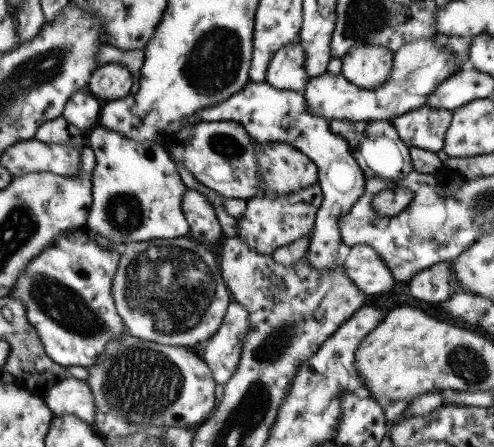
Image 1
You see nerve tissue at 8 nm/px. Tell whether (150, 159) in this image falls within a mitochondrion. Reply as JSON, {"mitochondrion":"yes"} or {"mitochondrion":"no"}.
{"mitochondrion":"no"}

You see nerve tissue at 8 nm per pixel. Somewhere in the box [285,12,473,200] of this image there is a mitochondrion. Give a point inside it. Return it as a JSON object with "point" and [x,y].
{"point":[401,87]}

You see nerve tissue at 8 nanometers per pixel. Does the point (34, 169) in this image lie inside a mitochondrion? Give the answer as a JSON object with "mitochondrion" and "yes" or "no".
{"mitochondrion":"no"}

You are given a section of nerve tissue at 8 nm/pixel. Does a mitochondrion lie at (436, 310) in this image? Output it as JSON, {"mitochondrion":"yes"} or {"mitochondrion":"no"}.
{"mitochondrion":"no"}

